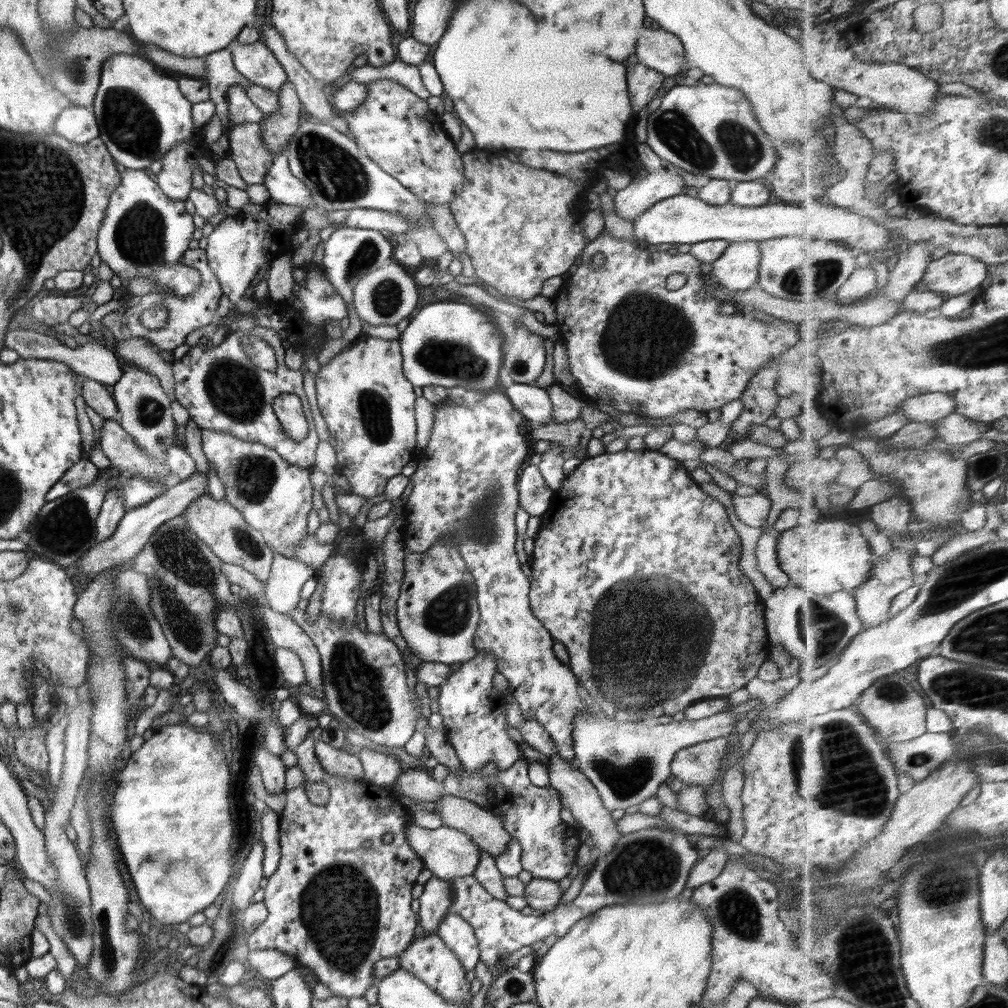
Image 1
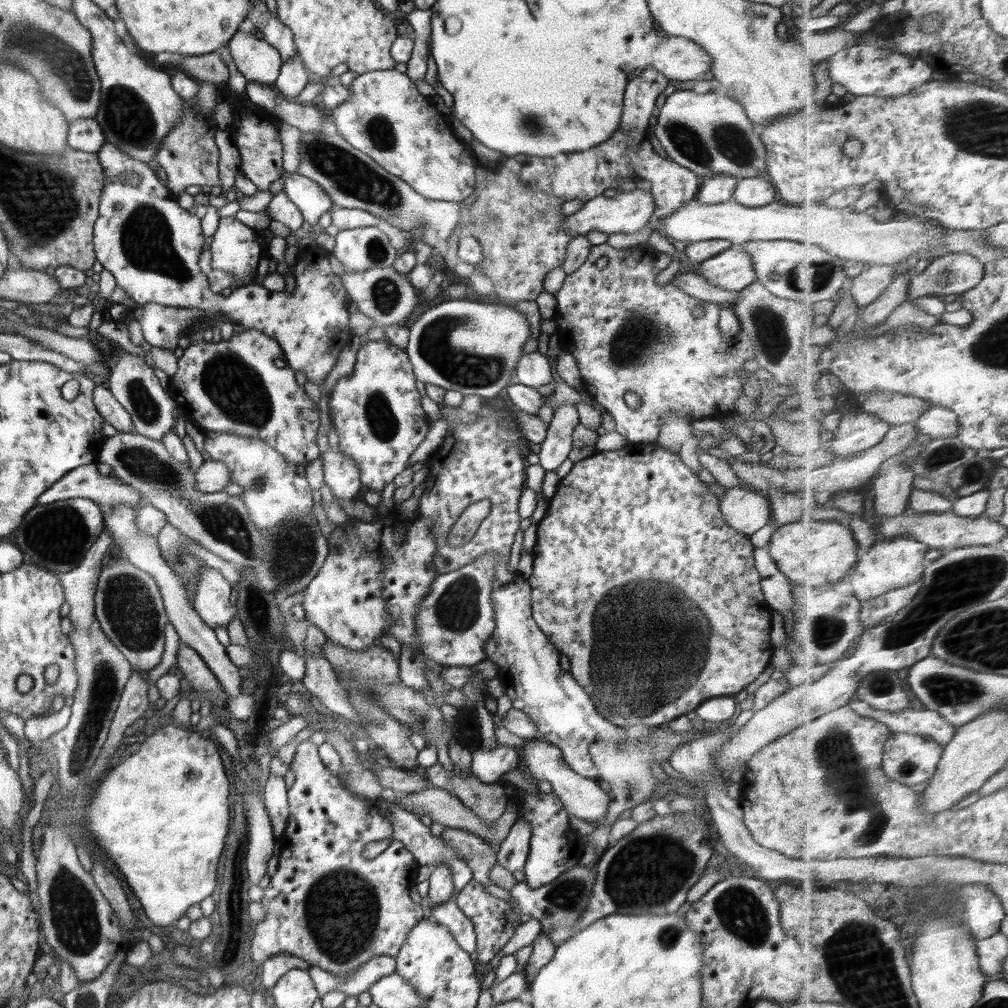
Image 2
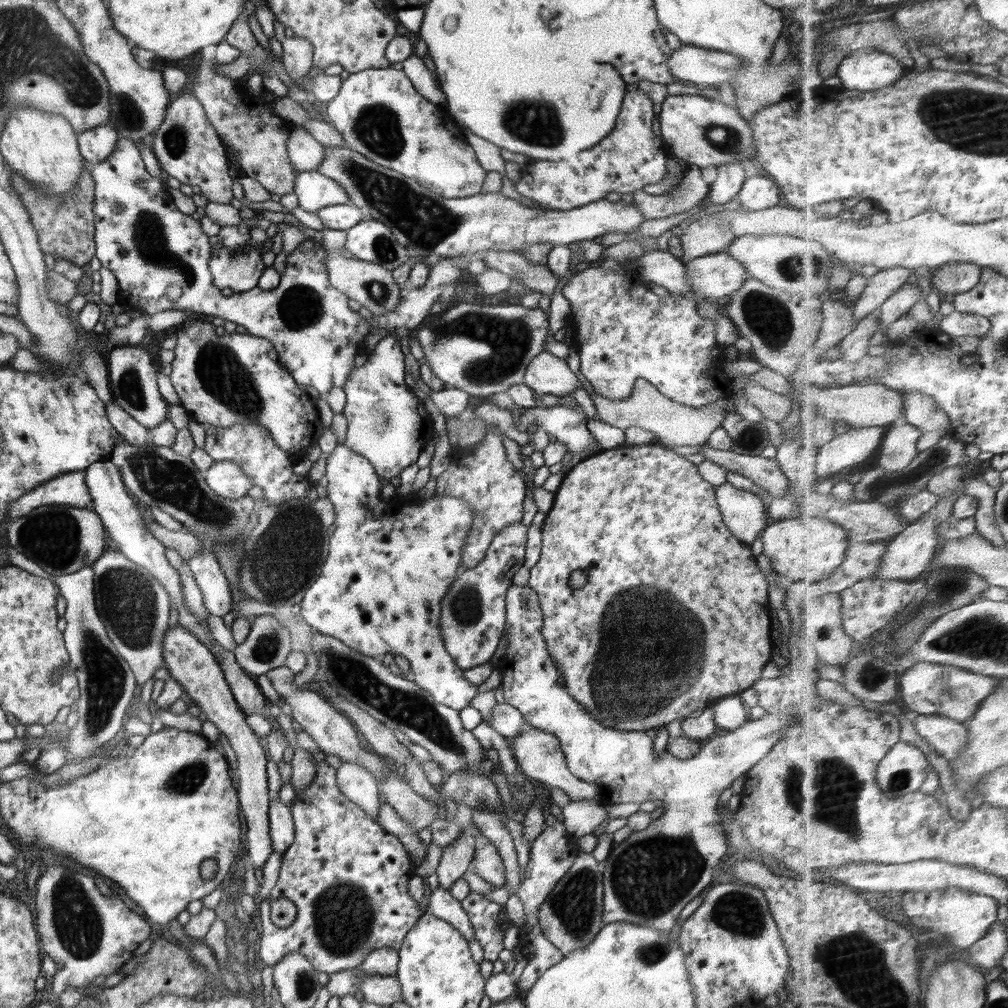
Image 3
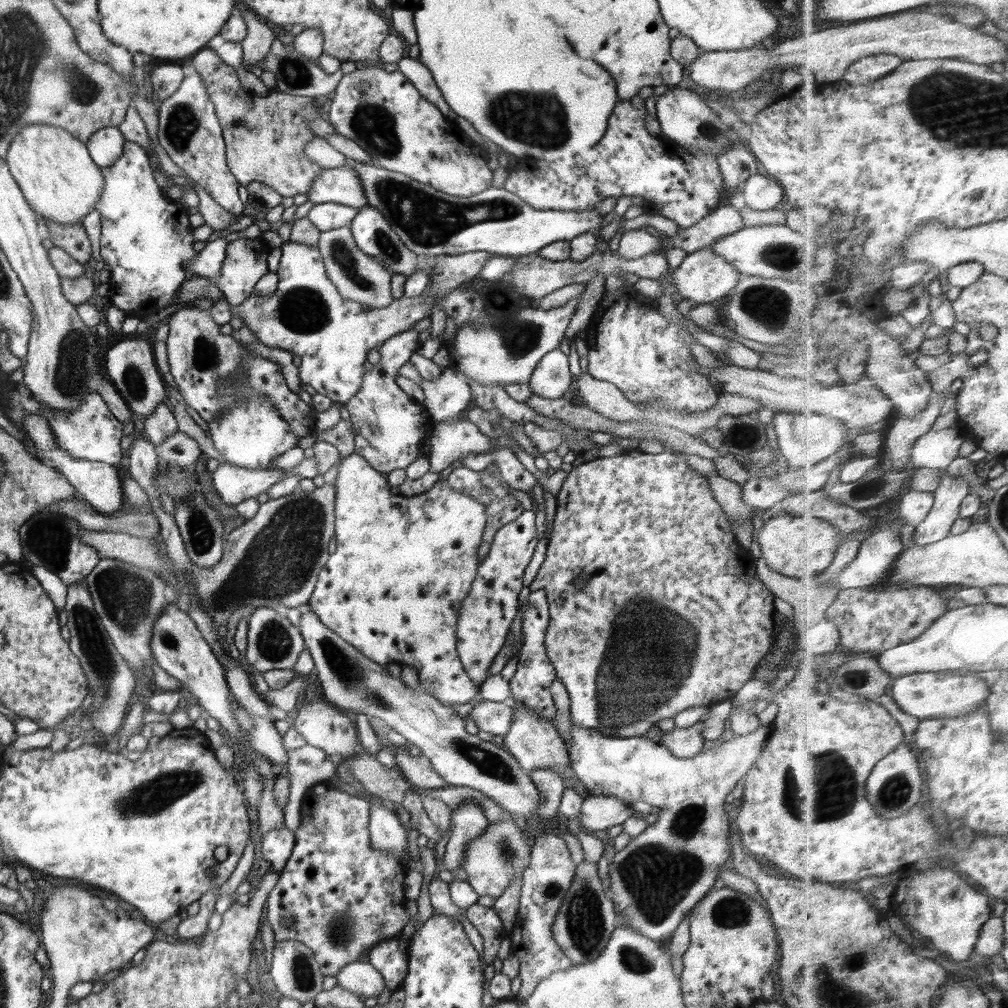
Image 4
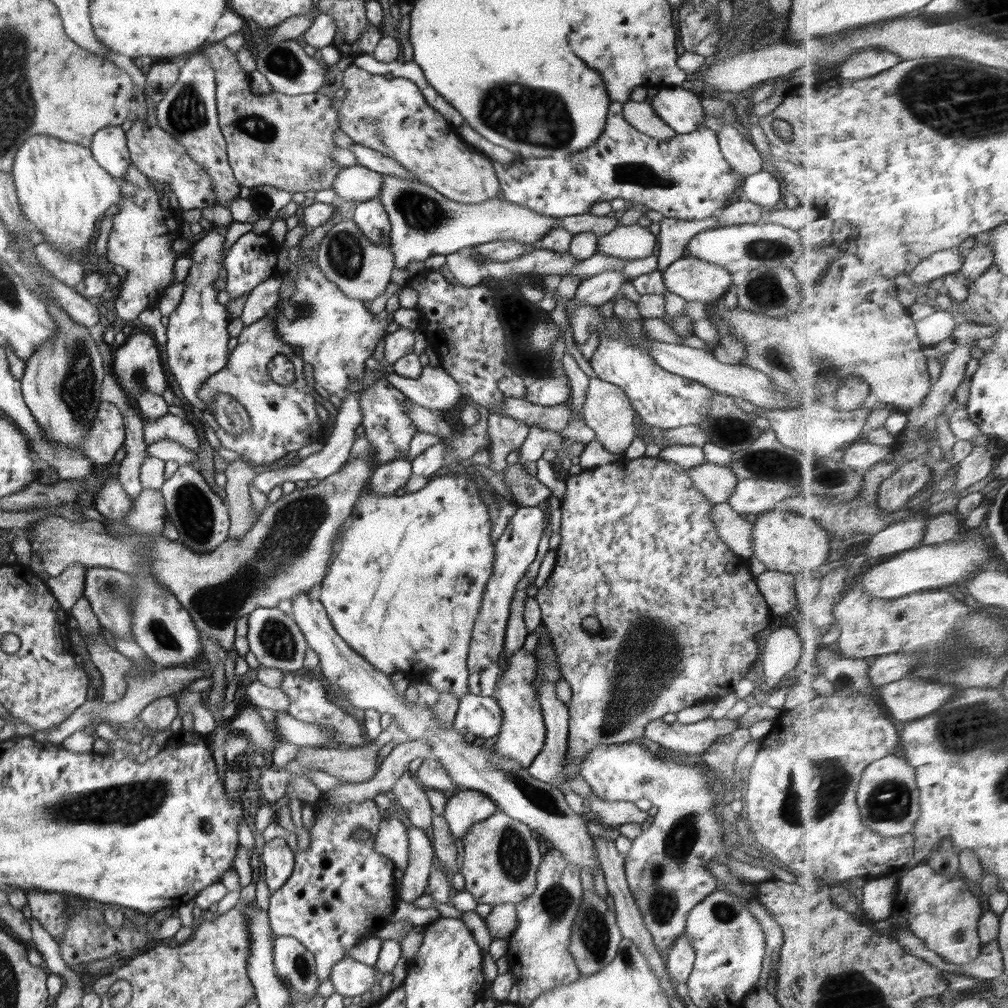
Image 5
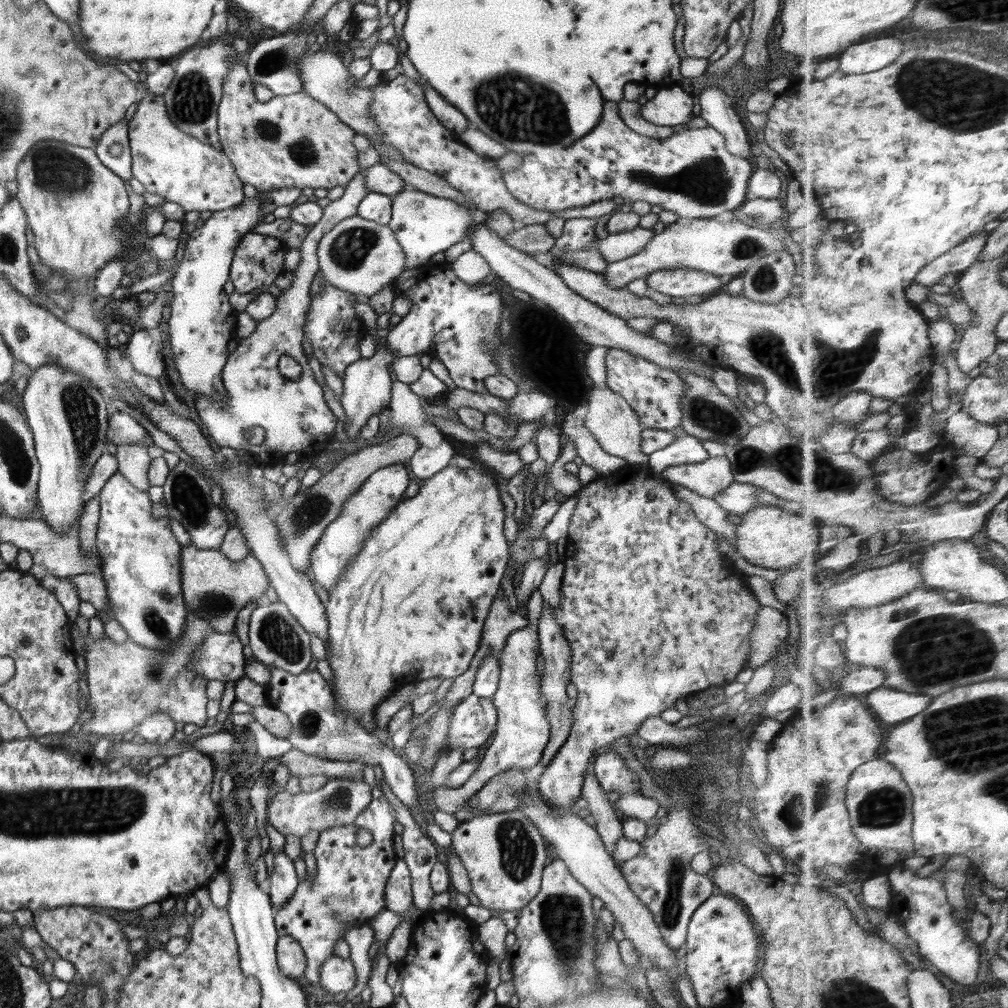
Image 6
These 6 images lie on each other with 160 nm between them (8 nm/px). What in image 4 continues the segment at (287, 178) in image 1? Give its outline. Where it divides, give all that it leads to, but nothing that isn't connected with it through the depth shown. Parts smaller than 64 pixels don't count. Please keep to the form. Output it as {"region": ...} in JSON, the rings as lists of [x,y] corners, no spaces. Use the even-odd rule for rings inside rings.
{"region":[[[350,163],[340,168],[321,169],[307,195],[314,204],[336,203],[358,210],[367,205],[360,177]]]}

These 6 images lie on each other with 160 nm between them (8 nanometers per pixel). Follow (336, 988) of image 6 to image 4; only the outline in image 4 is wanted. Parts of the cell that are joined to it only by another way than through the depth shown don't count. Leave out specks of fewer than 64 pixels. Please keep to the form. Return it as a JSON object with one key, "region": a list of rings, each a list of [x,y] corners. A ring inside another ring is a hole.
{"region":[[[350,962],[340,969],[336,979],[338,979],[340,987],[367,998],[378,998],[386,987],[384,978],[377,972],[376,968],[366,962]]]}

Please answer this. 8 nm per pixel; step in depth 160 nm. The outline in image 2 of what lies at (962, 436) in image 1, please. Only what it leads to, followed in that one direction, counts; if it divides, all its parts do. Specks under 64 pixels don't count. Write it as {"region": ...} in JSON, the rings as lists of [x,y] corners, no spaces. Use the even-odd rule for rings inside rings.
{"region":[[[932,405],[931,409],[928,409],[915,423],[922,435],[926,434],[932,439],[958,437],[963,429],[959,414],[942,405]]]}

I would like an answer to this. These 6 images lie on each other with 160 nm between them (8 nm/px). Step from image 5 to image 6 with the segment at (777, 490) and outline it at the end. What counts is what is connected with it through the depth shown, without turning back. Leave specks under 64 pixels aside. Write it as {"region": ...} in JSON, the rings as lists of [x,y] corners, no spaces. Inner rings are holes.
{"region":[[[734,482],[732,486],[722,489],[714,499],[726,513],[742,516],[750,508],[760,505],[758,500],[759,489],[756,486]]]}

